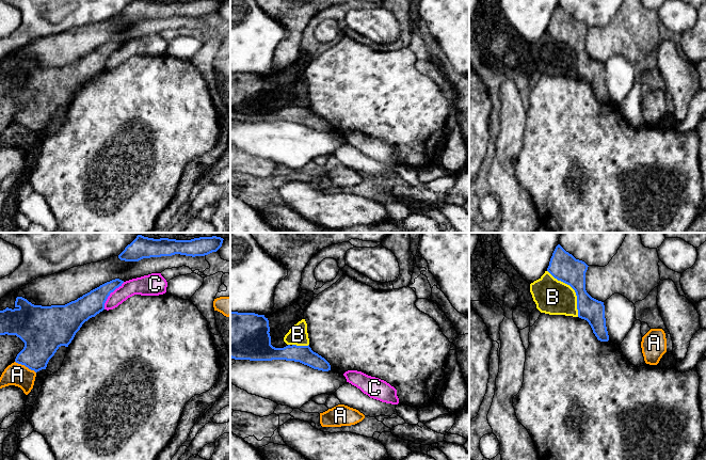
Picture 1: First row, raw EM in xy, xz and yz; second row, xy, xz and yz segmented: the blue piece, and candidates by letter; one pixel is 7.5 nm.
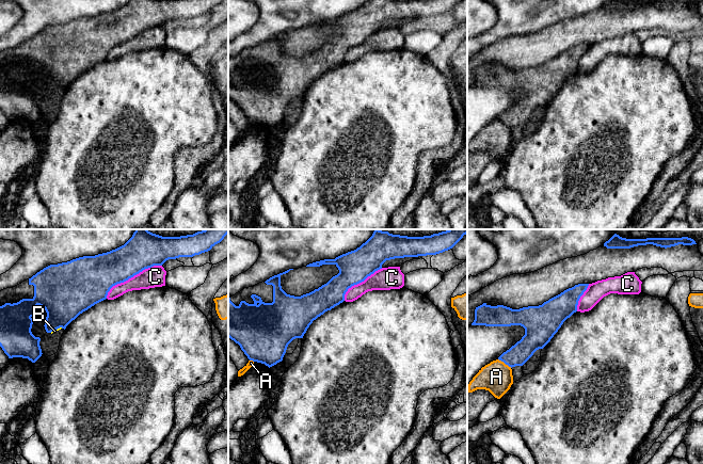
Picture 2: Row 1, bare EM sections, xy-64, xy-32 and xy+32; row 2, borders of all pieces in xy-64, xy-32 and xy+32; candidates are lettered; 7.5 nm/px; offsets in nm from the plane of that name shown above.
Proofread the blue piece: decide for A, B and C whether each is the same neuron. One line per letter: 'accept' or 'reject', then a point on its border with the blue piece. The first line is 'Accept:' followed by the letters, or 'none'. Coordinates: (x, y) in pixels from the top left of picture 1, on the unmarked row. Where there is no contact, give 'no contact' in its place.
Accept: B
A: reject | xy (26, 127)
B: accept | yz (574, 50)
C: reject | xy (109, 56)

